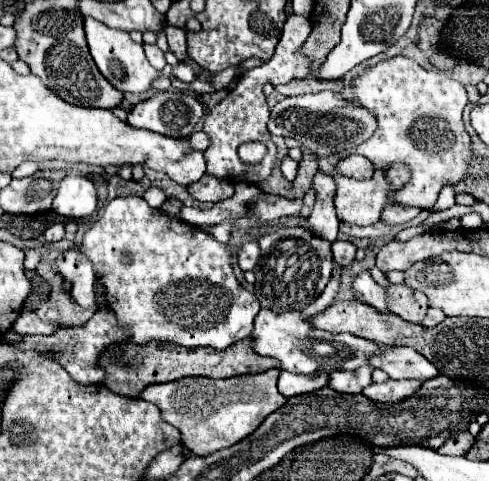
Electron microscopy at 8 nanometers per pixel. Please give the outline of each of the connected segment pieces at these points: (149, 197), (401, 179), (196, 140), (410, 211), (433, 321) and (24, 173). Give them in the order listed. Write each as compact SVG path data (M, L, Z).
M152 186L152 188L148 188L148 190L144 192L142 198L144 198L152 208L160 208L160 206L164 204L164 200L166 200L166 194L162 192L162 188Z
M400 164L390 166L390 168L386 170L386 174L388 174L388 182L392 184L392 188L402 188L402 186L408 182L408 178L410 178L408 168L406 168L406 166L400 166Z
M200 130L200 132L194 132L190 138L188 138L188 142L190 142L190 148L192 150L200 150L200 152L204 152L206 148L208 148L208 136Z
M390 204L390 206L382 212L382 222L386 222L386 224L406 224L406 222L414 220L420 212L422 212L420 208Z
M430 308L430 310L428 310L428 314L426 314L426 318L422 320L422 324L430 328L430 326L440 324L444 318L446 318L446 314L444 314L440 308Z
M26 161L22 163L12 172L12 178L24 178L33 175L40 170L39 164L40 163L34 161Z

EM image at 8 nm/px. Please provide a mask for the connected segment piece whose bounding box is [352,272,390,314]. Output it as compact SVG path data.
M362 272L362 274L356 276L356 280L354 280L354 284L352 284L352 292L354 292L356 300L374 306L374 308L376 308L378 312L382 312L382 314L384 314L384 312L390 314L390 310L388 310L388 294L386 294L386 290L384 290L382 286L378 286L378 284L372 280L370 272Z

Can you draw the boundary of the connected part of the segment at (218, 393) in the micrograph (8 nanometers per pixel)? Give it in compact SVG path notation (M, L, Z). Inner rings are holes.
M280 370L246 374L226 380L184 378L170 384L152 384L140 394L140 398L160 408L162 418L182 432L182 444L194 456L208 456L250 436L268 414L286 402L286 398L276 388L278 374Z

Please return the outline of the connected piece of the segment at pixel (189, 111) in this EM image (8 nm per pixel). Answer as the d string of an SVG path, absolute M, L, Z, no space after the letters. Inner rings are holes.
M164 90L164 92L156 92L152 98L136 104L130 112L128 112L128 124L132 128L142 128L142 130L150 130L162 136L170 136L170 138L188 138L196 124L202 120L204 116L204 104L180 90Z

